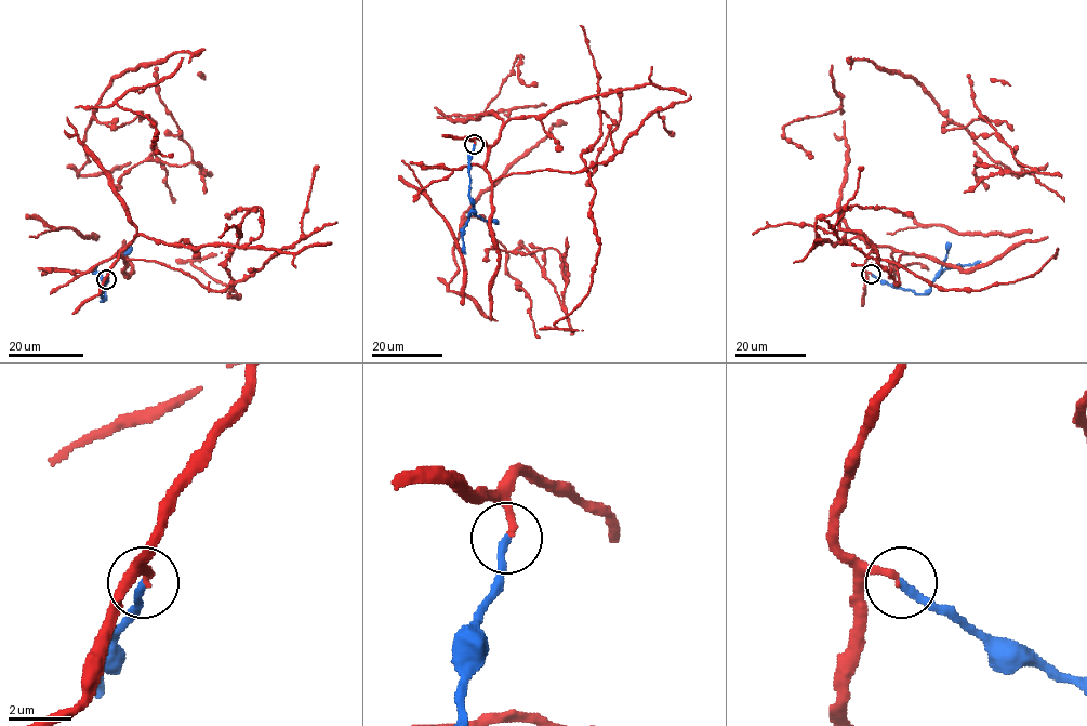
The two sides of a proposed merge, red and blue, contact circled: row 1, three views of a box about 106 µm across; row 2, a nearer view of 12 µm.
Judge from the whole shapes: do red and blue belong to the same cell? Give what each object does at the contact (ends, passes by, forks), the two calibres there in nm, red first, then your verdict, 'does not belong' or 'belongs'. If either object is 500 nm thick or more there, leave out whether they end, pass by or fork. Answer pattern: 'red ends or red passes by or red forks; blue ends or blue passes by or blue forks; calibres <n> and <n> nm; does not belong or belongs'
red ends; blue ends; calibres 240 and 260 nm; belongs

